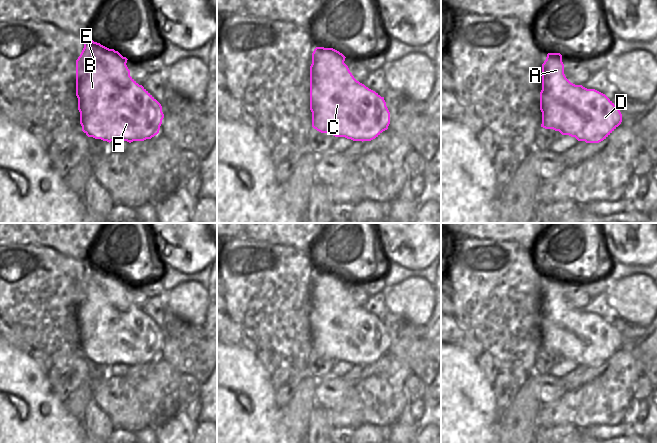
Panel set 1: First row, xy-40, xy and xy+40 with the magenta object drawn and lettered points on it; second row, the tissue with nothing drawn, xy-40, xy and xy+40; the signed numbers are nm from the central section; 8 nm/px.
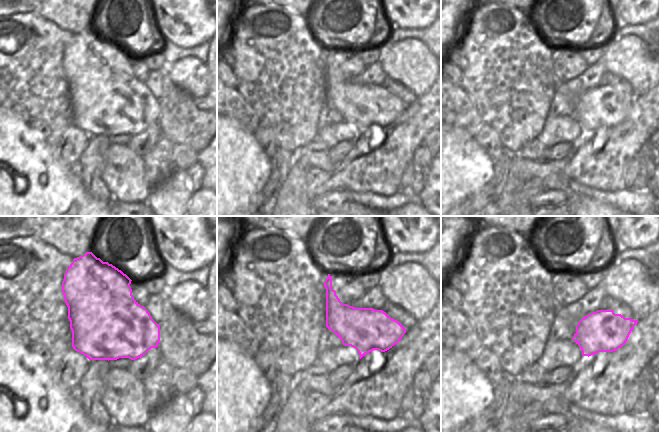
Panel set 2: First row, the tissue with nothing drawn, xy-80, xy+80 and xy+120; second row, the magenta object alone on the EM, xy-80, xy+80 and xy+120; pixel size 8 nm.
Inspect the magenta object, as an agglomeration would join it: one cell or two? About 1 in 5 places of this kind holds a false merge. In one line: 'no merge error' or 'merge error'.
no merge error

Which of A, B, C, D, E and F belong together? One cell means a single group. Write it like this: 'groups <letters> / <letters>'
groups A B C D E F

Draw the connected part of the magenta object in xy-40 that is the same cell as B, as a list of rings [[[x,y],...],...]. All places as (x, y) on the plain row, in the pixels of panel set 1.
[[[90,262],[76,284],[76,320],[80,336],[82,355],[88,360],[103,365],[144,365],[159,357],[164,338],[161,328],[131,300],[126,287],[127,282],[118,275],[109,273]]]

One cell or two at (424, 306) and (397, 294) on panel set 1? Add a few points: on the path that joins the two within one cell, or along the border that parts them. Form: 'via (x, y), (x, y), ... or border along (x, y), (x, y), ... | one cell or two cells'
via (417, 305), (411, 299), (404, 299) | one cell

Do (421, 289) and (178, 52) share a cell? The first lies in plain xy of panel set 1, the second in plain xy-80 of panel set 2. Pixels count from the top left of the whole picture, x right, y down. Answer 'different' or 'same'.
different

